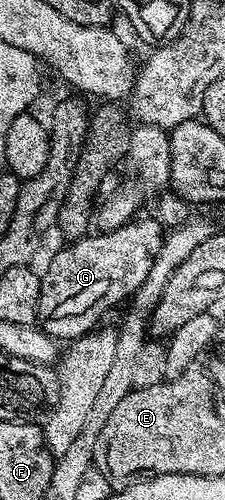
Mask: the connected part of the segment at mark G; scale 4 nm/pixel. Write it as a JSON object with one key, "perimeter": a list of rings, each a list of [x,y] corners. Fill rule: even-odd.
{"perimeter":[[[137,217],[133,222],[114,231],[90,233],[84,239],[66,242],[62,251],[54,250],[47,265],[47,273],[41,277],[37,306],[37,313],[45,334],[57,341],[78,339],[81,335],[88,335],[98,326],[97,318],[100,315],[107,314],[112,307],[119,306],[121,302],[124,304],[132,300],[134,293],[147,281],[147,273],[151,273],[153,256],[157,255],[159,249],[165,244],[166,232],[161,229],[163,229],[162,224],[156,218]]]}

